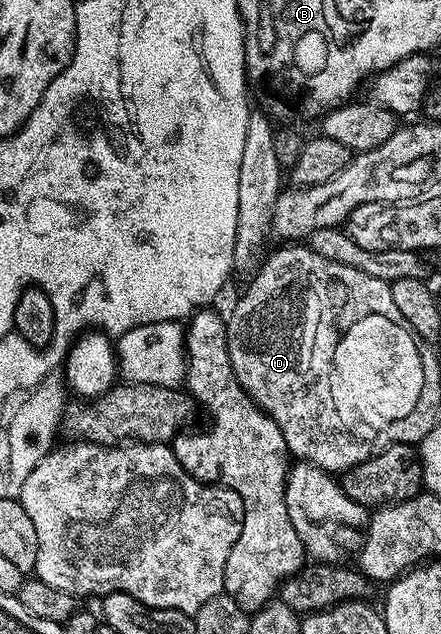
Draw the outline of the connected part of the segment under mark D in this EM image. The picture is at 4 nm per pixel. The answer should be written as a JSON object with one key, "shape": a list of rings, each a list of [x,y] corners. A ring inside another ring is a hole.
{"shape":[[[284,244],[281,246],[284,246],[281,248],[281,250],[276,250],[273,252],[273,254],[271,251],[271,253],[269,253],[267,257],[264,258],[259,270],[256,271],[254,277],[251,279],[250,283],[252,283],[252,287],[250,287],[249,290],[246,291],[245,294],[237,300],[236,307],[234,307],[232,310],[232,315],[227,315],[226,321],[228,323],[228,351],[230,352],[230,364],[234,368],[234,376],[238,380],[238,384],[242,384],[242,388],[244,389],[244,391],[247,392],[247,394],[249,394],[250,397],[252,397],[252,399],[256,401],[260,405],[260,407],[263,408],[263,410],[266,411],[266,413],[268,413],[268,415],[270,416],[270,420],[274,420],[274,424],[278,424],[278,428],[282,432],[282,436],[284,437],[284,439],[286,440],[286,444],[288,445],[289,455],[291,455],[293,459],[299,460],[301,462],[313,462],[314,465],[318,468],[322,468],[323,470],[329,472],[343,472],[350,469],[351,466],[356,466],[357,464],[359,464],[359,462],[364,462],[366,461],[366,459],[368,459],[366,456],[366,448],[364,448],[364,446],[352,446],[352,442],[348,442],[348,440],[336,440],[338,436],[342,436],[342,434],[340,434],[342,430],[338,430],[340,426],[338,426],[338,420],[334,418],[334,392],[332,392],[332,396],[330,396],[330,398],[328,398],[328,400],[326,400],[324,404],[320,404],[320,400],[316,400],[316,394],[314,394],[314,392],[316,392],[316,388],[322,388],[320,384],[326,384],[326,382],[322,382],[322,378],[326,378],[326,376],[334,374],[334,370],[336,370],[336,368],[326,368],[326,366],[336,366],[336,354],[338,354],[338,348],[340,348],[340,344],[344,342],[344,338],[348,336],[348,332],[350,332],[350,330],[352,330],[352,328],[354,328],[354,326],[356,326],[358,322],[362,322],[362,320],[366,320],[366,318],[374,318],[374,316],[376,316],[376,318],[384,318],[384,320],[398,320],[398,322],[394,322],[396,326],[408,325],[406,324],[406,320],[402,316],[402,312],[398,312],[398,307],[396,307],[394,304],[394,296],[390,296],[389,283],[378,280],[374,276],[366,276],[366,272],[358,272],[358,268],[346,268],[346,264],[338,264],[334,260],[326,260],[326,256],[318,256],[318,252],[314,252],[312,250],[312,247],[307,244]]]}

